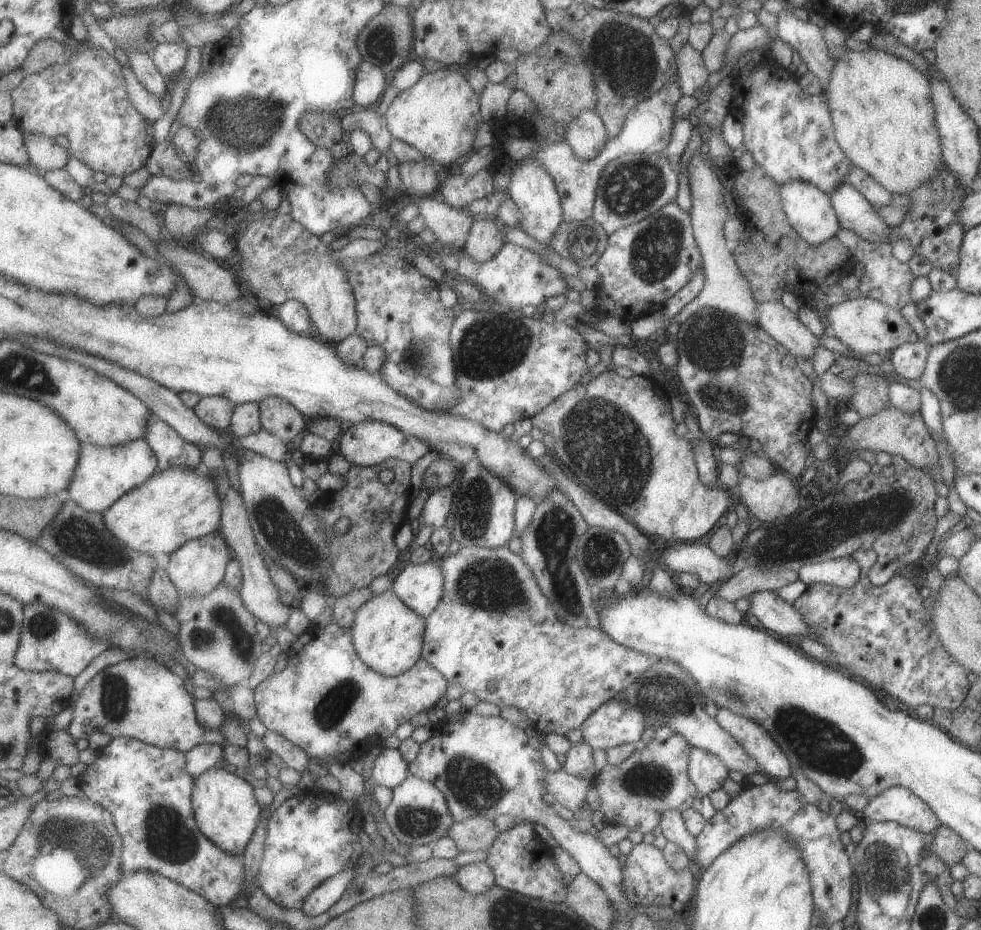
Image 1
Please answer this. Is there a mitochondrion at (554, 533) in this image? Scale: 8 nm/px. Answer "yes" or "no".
yes

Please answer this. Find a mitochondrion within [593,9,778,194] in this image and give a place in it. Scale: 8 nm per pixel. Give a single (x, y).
(622, 44)

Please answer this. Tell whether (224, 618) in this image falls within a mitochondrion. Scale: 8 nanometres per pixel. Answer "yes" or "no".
yes

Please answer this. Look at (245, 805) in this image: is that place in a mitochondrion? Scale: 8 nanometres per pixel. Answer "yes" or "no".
no

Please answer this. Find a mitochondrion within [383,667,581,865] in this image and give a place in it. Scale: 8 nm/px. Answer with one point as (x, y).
(475, 787)

